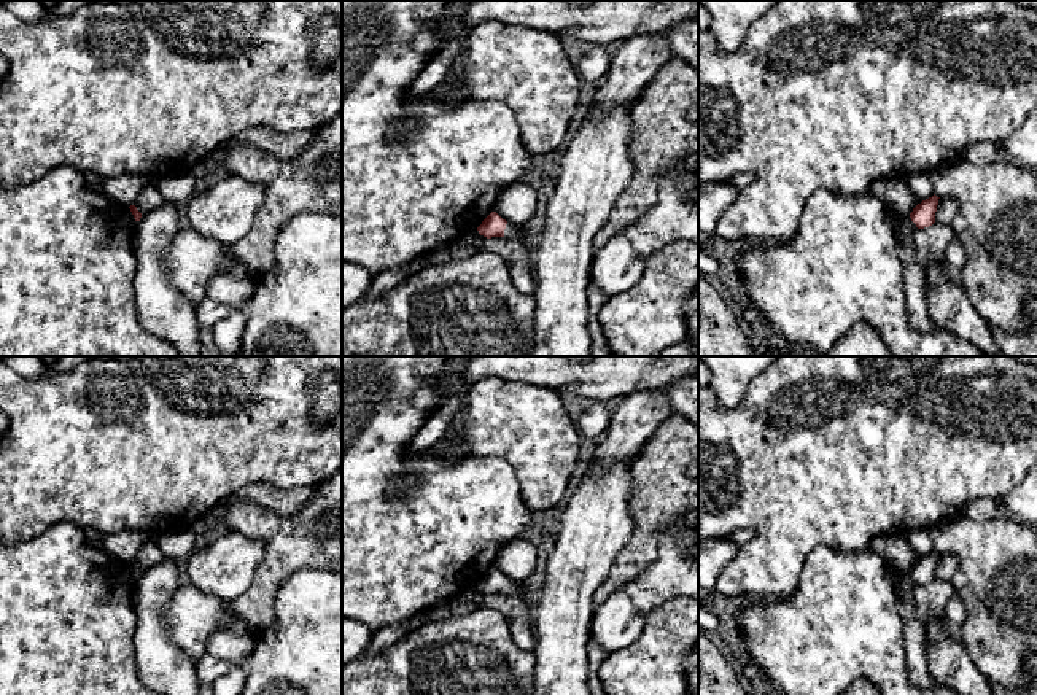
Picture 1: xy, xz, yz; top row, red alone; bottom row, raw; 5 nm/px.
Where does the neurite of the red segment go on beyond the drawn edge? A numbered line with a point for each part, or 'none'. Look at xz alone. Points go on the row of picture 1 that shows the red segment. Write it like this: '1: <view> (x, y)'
1: xz (511, 229)

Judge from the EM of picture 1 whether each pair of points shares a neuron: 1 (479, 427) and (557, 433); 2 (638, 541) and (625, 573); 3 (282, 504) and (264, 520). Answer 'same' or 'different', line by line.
1: same
2: same
3: different

